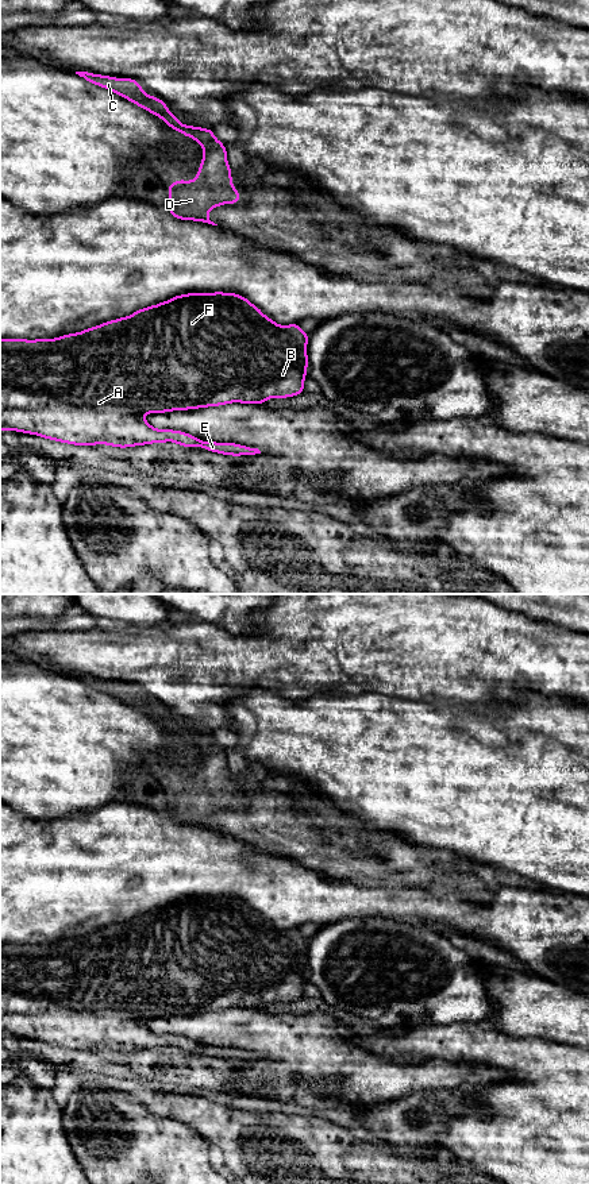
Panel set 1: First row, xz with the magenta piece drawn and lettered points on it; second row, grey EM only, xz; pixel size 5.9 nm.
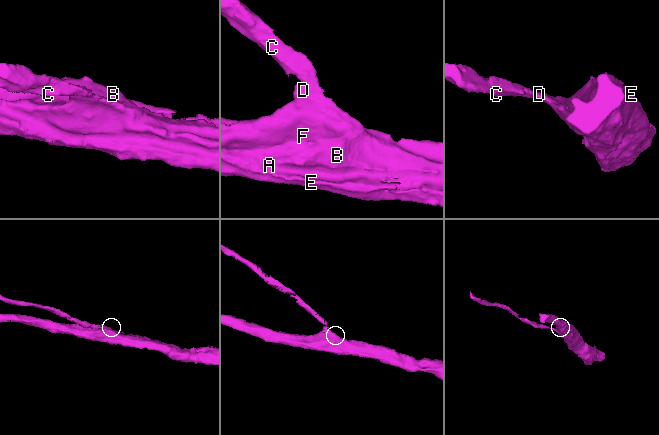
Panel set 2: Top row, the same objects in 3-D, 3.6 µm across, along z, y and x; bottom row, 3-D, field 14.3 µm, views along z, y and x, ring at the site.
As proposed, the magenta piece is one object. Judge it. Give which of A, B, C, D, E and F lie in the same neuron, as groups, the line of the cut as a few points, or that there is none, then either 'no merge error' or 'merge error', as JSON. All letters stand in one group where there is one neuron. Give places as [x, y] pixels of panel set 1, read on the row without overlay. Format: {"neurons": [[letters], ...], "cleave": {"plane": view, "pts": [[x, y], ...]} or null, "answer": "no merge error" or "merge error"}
{"neurons": [["A", "B", "C", "D", "E", "F"]], "cleave": null, "answer": "no merge error"}

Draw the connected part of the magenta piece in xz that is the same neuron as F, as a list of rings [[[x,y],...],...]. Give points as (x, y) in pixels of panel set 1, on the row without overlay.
[[[186,898],[174,900],[168,906],[135,915],[127,922],[101,927],[97,932],[86,933],[81,937],[66,938],[54,944],[0,944],[0,1035],[16,1035],[28,1040],[36,1040],[49,1045],[61,1046],[73,1050],[92,1052],[105,1049],[119,1053],[136,1052],[153,1048],[173,1046],[182,1052],[200,1052],[222,1060],[242,1061],[261,1058],[258,1053],[236,1049],[203,1046],[190,1038],[174,1034],[157,1034],[151,1031],[142,1021],[149,1018],[166,1018],[173,1015],[189,1015],[208,1011],[220,1011],[232,1007],[262,1010],[270,1003],[288,1003],[301,999],[308,973],[308,949],[309,938],[303,937],[297,927],[280,930],[262,915],[251,909],[246,902],[236,898]]]

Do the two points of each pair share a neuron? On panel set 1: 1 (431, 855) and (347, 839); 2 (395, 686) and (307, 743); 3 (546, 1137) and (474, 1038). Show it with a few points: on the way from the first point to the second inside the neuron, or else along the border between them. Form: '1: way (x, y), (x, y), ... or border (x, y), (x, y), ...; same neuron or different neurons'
1: way (411, 855), (401, 855), (384, 844), (368, 840); same neuron
2: border (350, 694), (385, 694), (414, 701); different neurons
3: way (546, 1110), (546, 1099), (501, 1055); same neuron

